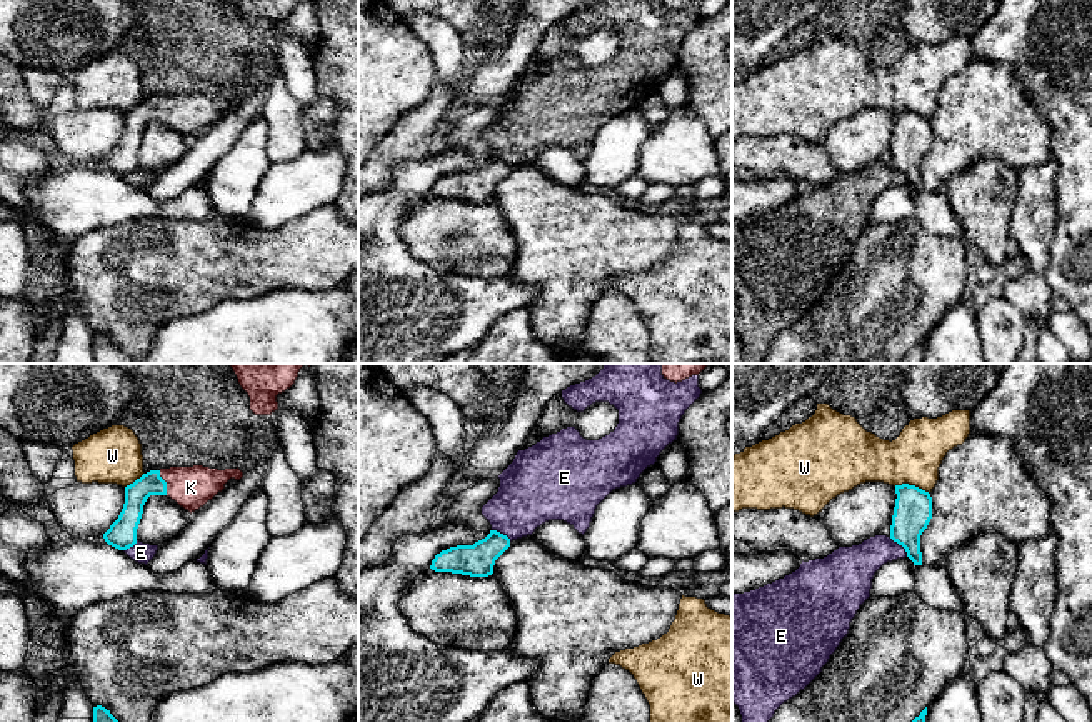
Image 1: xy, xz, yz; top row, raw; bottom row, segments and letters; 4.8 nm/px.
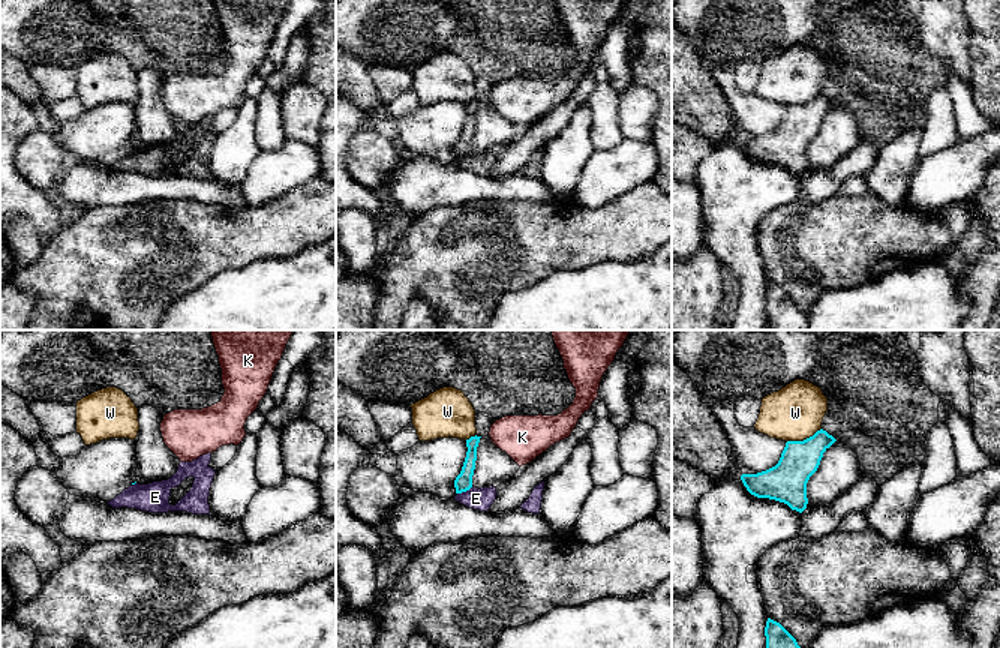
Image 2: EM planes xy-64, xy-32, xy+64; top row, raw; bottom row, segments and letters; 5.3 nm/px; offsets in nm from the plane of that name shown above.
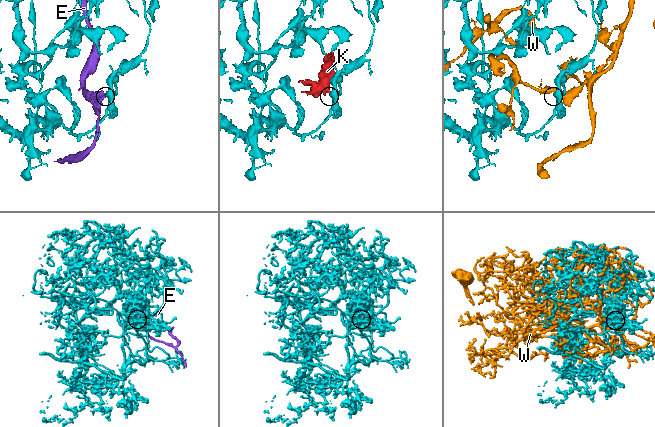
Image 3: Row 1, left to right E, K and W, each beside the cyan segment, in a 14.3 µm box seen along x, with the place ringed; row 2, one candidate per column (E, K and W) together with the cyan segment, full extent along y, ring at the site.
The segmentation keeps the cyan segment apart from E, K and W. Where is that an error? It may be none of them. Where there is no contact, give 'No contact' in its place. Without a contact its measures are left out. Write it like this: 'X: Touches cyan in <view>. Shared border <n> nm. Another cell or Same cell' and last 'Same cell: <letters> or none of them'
E: Touches cyan in yz. Shared border 130 nm. Another cell
K: Touches cyan in xy. Shared border 130 nm. Same cell
W: Touches cyan in yz. Shared border 180 nm. Another cell
Same cell: K

